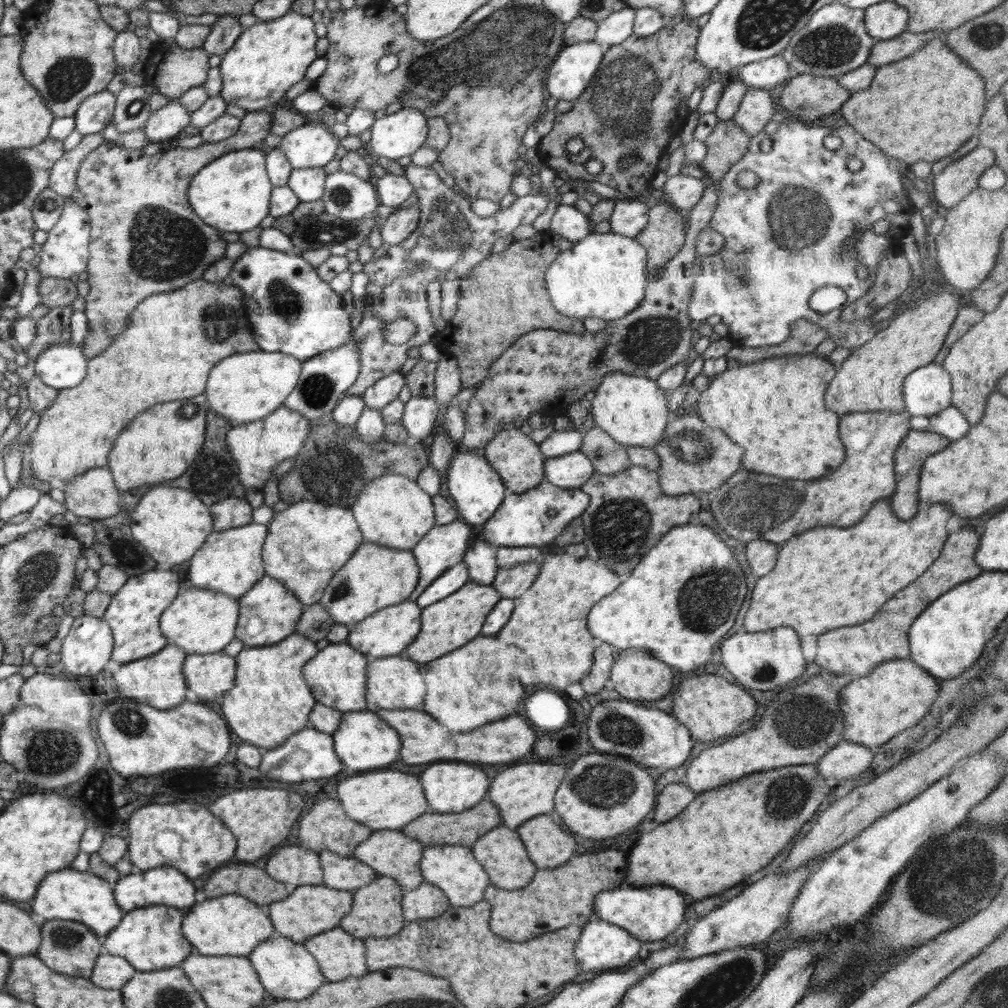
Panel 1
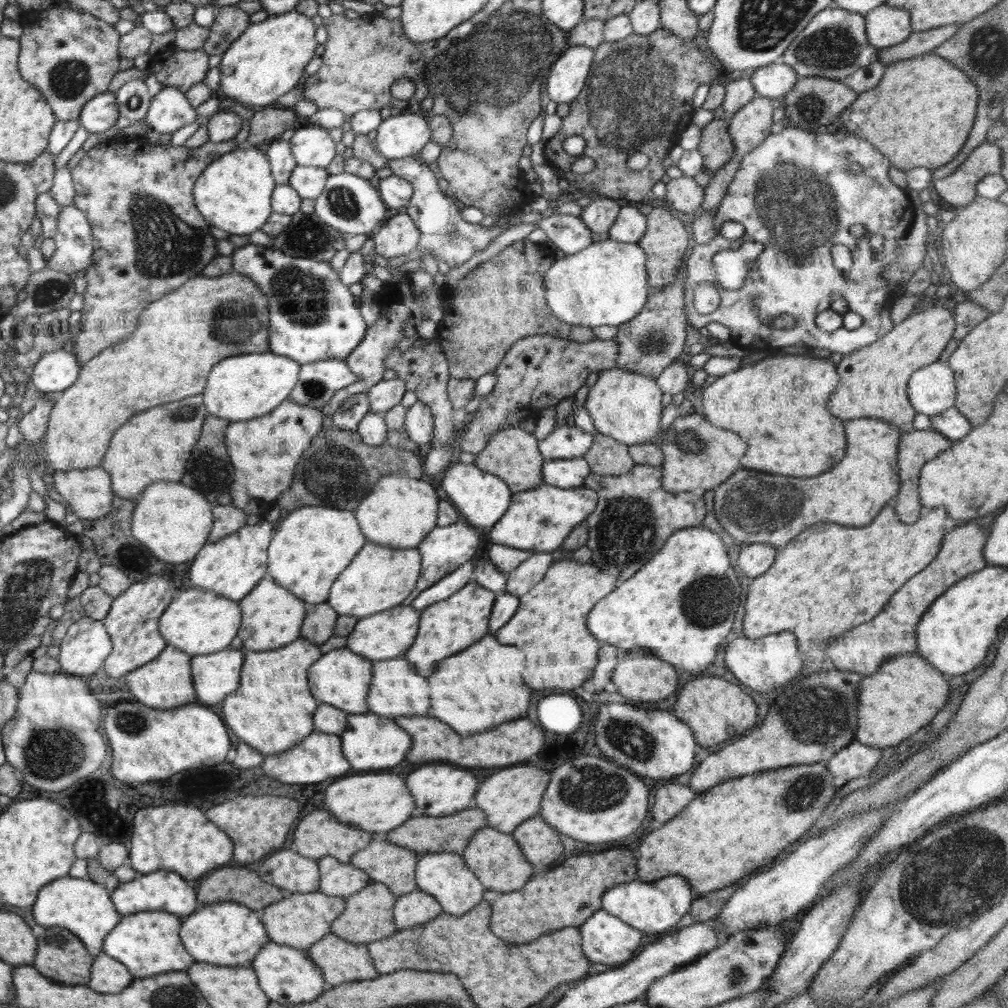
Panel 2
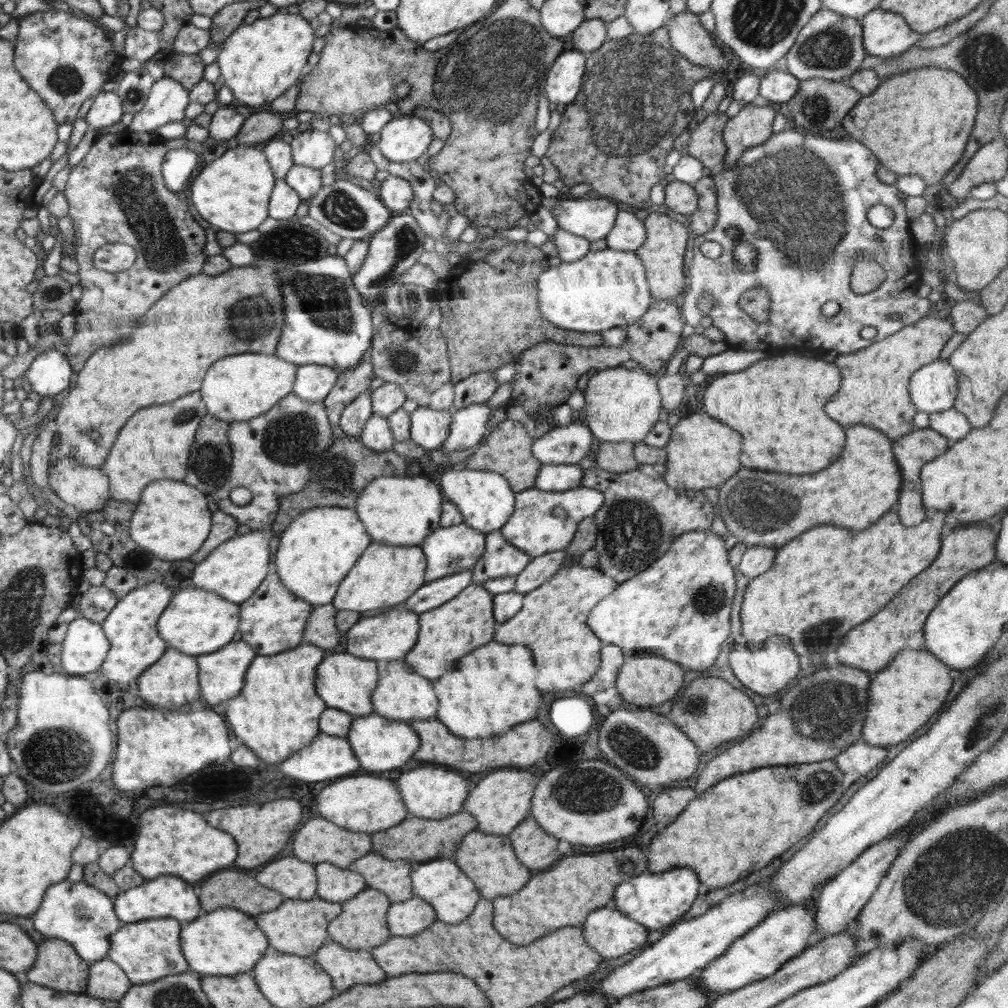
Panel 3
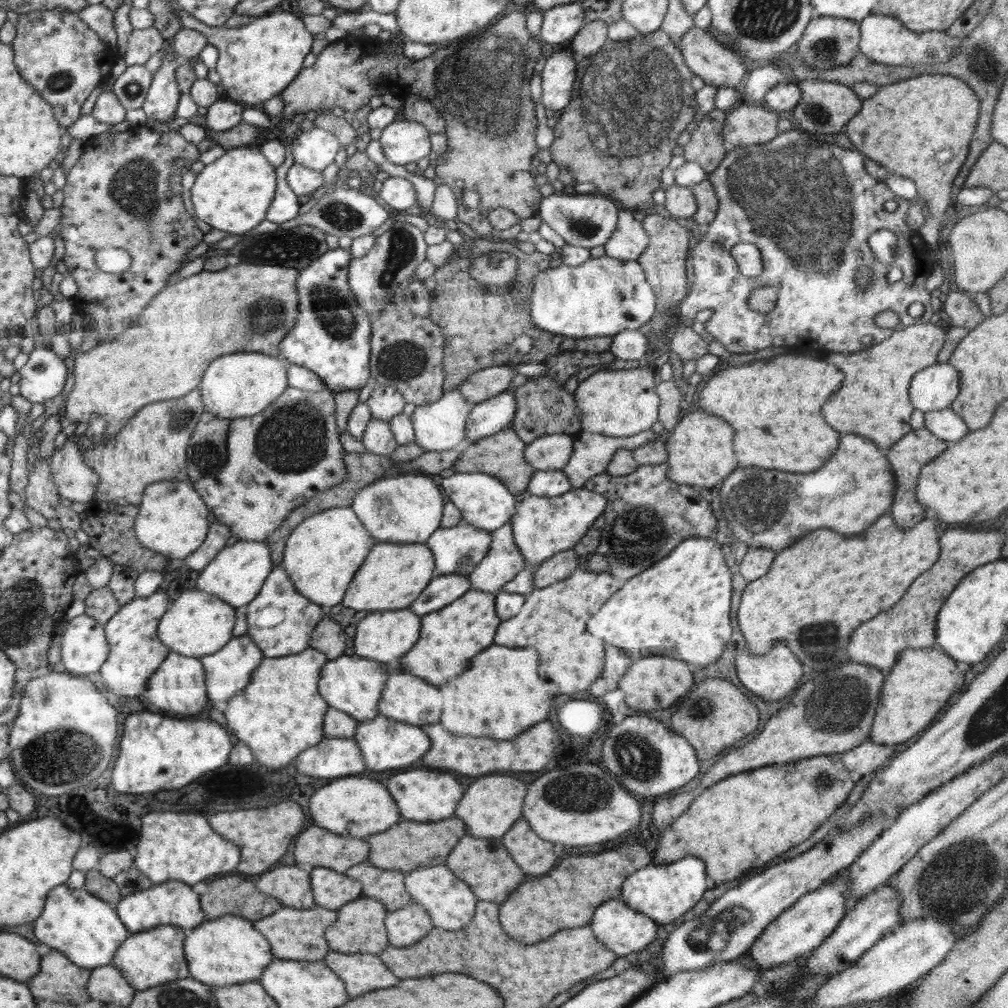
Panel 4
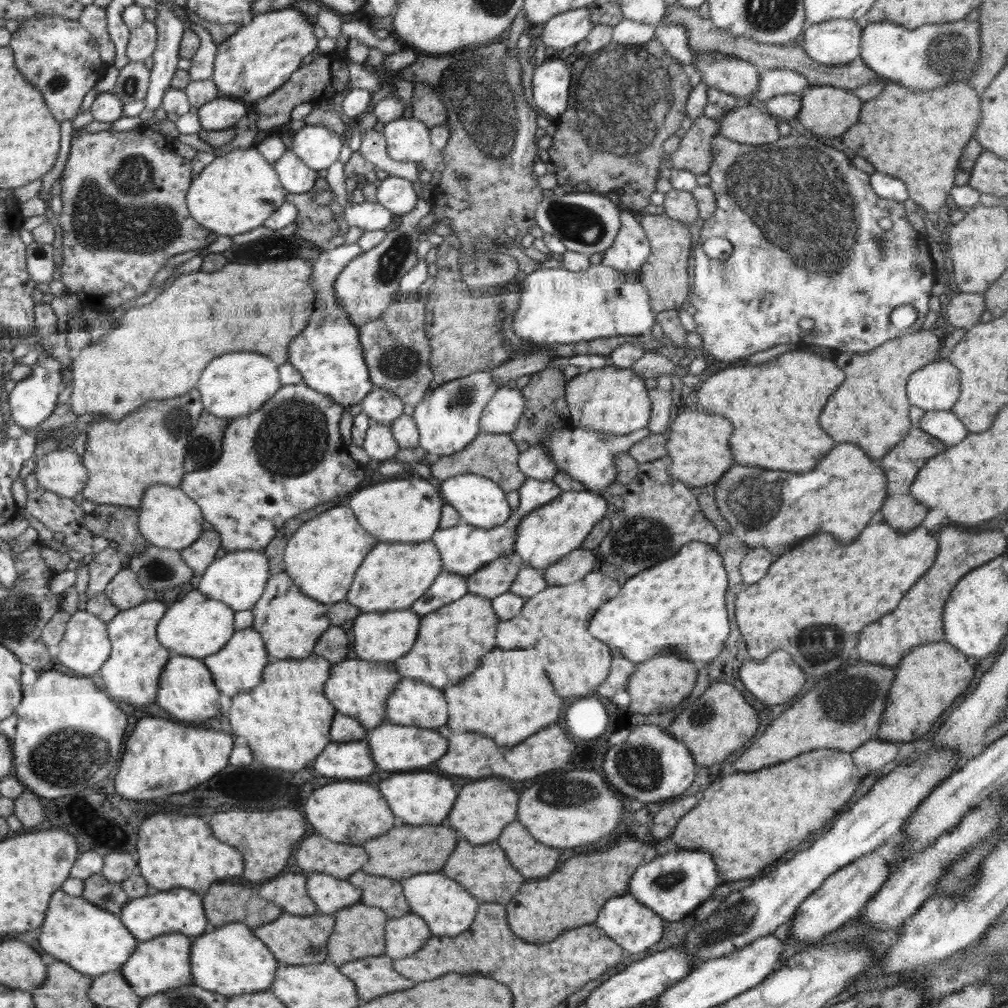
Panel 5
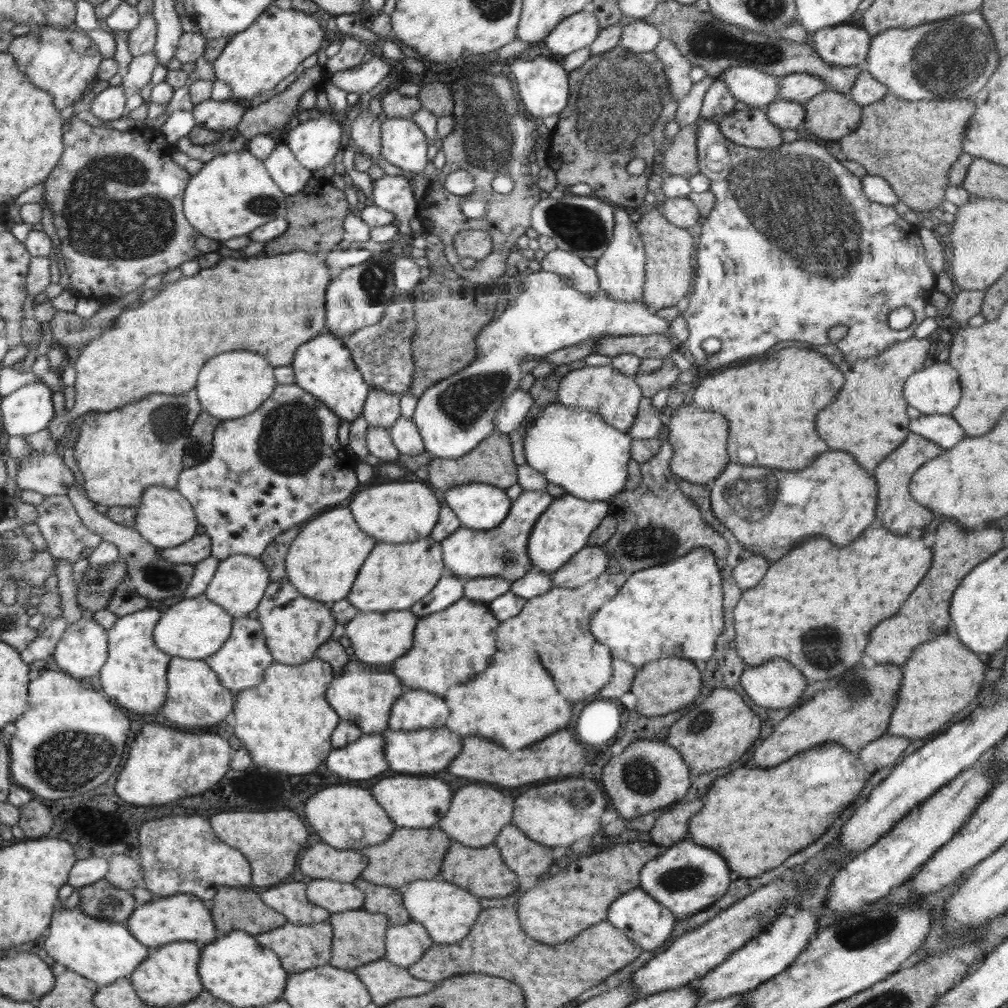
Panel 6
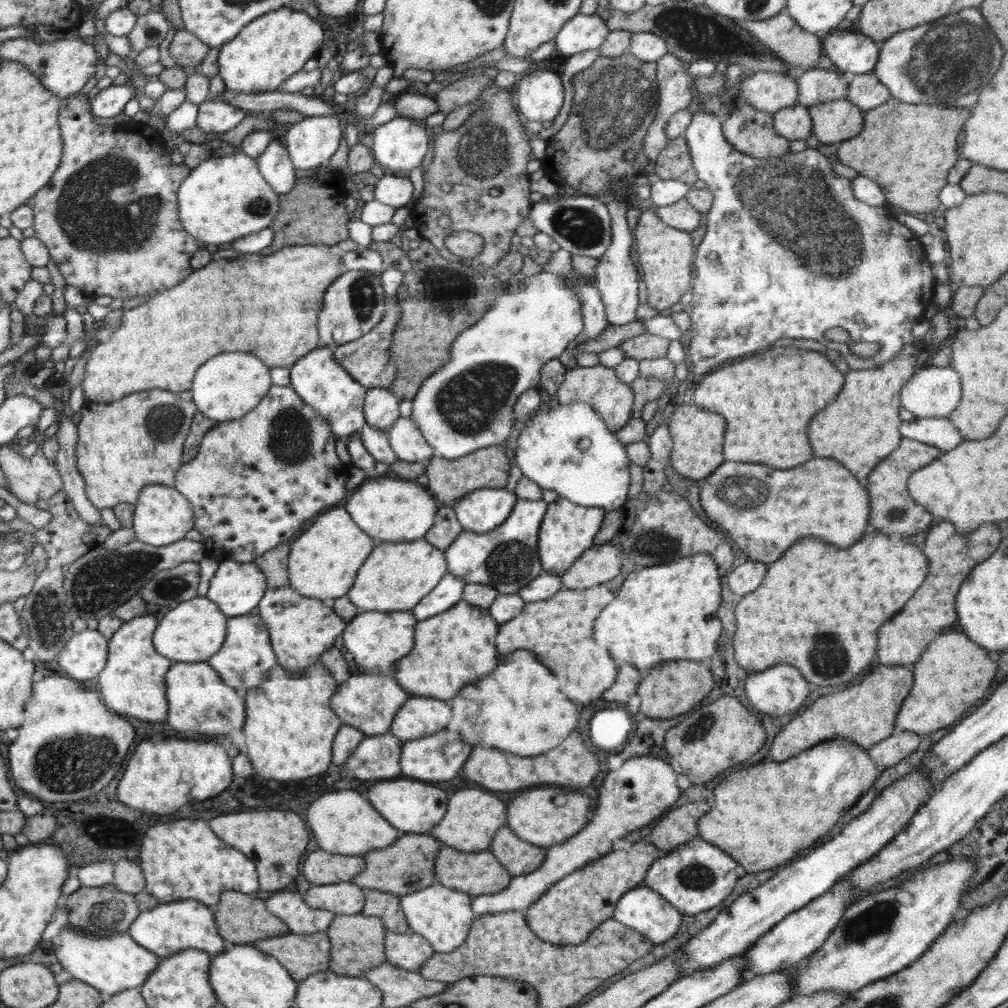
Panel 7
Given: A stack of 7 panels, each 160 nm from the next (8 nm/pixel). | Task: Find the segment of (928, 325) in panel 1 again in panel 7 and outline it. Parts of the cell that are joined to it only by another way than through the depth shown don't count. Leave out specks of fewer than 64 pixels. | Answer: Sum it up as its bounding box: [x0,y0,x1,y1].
[808,343,921,487]

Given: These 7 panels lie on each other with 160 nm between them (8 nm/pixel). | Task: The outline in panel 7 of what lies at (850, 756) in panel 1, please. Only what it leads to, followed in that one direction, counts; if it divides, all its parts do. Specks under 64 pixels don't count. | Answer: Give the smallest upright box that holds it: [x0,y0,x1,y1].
[867,732,921,773]

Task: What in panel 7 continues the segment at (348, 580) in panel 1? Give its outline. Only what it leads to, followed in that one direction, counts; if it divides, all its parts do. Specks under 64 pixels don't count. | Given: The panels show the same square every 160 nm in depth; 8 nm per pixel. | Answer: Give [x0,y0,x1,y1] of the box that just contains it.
[345,538,448,613]

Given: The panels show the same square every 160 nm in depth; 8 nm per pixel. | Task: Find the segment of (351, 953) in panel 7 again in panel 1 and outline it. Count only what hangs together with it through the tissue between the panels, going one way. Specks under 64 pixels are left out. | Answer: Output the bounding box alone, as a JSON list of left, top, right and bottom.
[339,876,407,938]

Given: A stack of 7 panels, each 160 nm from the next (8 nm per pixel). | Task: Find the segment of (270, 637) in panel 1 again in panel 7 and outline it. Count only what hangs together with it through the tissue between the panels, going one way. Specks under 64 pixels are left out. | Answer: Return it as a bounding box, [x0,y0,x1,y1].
[259,586,347,675]

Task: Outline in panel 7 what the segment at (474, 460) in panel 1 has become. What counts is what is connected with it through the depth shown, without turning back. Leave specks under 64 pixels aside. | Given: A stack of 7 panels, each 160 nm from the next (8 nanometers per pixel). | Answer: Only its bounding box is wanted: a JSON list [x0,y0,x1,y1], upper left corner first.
[452,488,518,533]

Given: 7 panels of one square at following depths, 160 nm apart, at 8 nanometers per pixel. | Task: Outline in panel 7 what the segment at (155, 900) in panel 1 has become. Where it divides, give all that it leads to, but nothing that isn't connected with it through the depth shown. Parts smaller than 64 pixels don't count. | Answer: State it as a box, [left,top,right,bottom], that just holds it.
[127,898,224,960]

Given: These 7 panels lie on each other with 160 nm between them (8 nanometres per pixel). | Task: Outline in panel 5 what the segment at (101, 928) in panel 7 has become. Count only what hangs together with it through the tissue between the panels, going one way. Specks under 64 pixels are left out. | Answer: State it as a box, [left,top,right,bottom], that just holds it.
[82,873,128,915]

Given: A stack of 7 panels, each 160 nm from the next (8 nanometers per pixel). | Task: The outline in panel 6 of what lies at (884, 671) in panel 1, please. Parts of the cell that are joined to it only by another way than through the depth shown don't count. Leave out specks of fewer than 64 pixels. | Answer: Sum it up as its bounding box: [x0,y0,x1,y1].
[886,632,986,738]

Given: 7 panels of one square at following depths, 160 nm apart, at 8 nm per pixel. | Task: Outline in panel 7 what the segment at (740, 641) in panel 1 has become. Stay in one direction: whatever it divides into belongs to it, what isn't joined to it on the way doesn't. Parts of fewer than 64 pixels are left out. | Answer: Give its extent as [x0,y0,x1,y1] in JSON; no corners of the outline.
[746,664,810,716]

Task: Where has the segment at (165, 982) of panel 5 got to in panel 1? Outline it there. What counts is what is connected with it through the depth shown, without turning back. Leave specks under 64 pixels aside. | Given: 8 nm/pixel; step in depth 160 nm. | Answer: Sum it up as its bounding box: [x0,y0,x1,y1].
[104,905,193,971]

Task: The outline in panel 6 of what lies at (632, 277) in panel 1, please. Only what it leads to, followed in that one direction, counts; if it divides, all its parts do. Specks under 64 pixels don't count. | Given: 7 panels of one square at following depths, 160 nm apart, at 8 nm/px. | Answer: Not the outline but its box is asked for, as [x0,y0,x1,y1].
[411,269,669,458]

